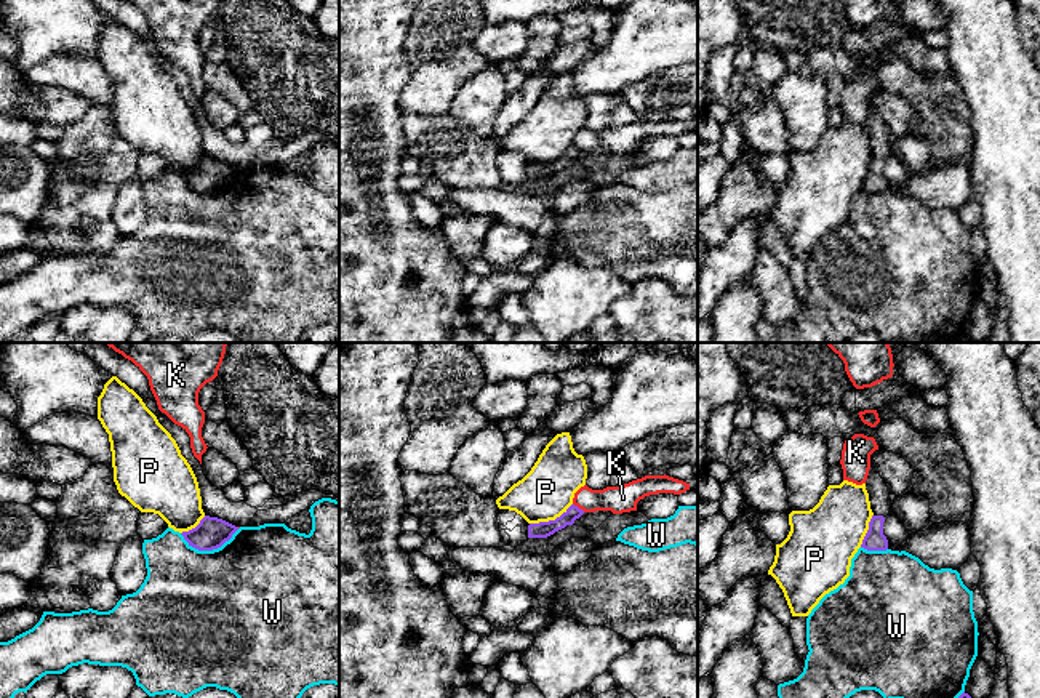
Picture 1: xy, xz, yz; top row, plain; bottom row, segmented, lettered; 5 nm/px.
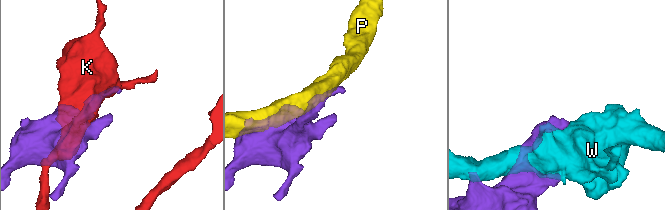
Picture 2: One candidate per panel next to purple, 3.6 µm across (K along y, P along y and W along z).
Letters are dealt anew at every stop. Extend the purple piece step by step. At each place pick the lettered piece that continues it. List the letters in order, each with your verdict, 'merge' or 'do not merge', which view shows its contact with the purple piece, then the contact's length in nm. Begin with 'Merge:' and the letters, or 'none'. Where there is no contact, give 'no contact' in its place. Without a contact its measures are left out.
Merge: none
K: do not merge | xz | 80 nm
P: do not merge | xz | 240 nm
W: do not merge | xy | 300 nm

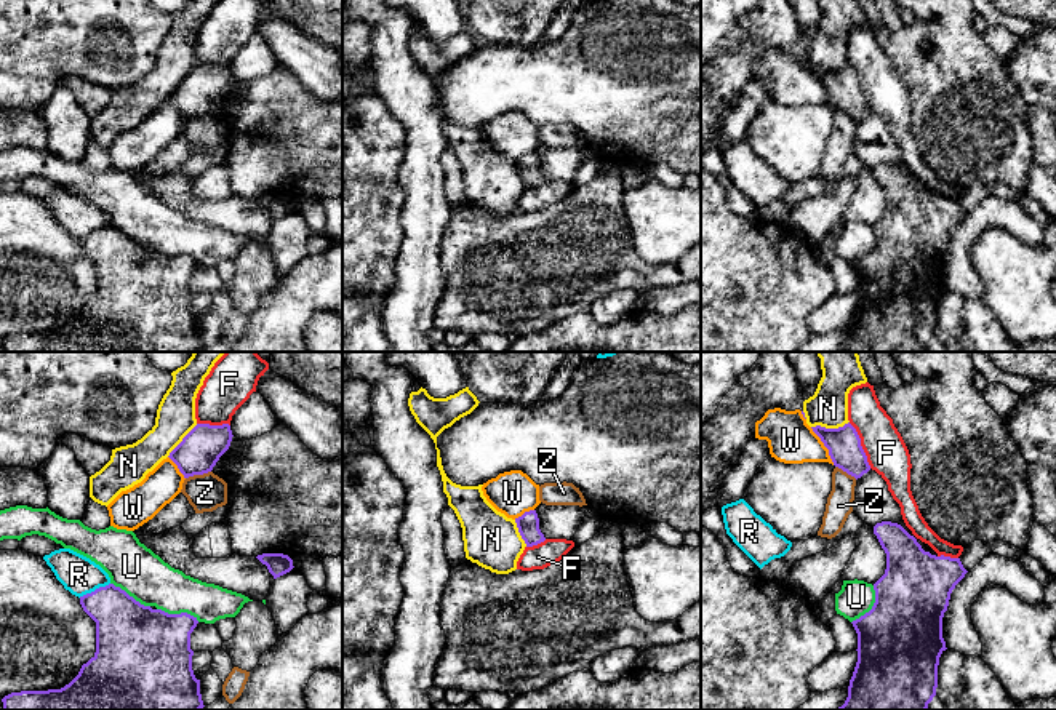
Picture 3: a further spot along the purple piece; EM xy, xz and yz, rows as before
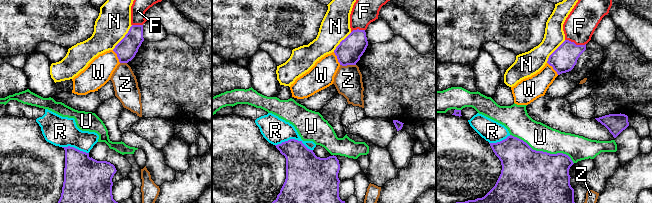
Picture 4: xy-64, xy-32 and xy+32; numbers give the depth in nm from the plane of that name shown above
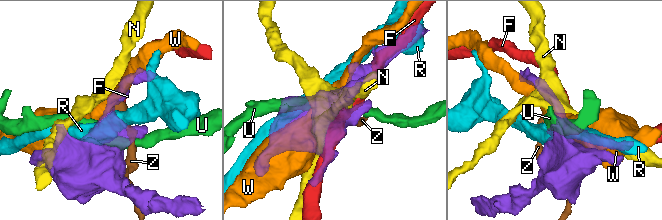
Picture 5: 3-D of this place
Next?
Merge: none
F: do not merge | yz | 260 nm
N: do not merge | yz | 190 nm
R: do not merge | xy | 180 nm
U: do not merge | xy | 220 nm
W: do not merge | yz | 220 nm
Z: do not merge | xy | 130 nm

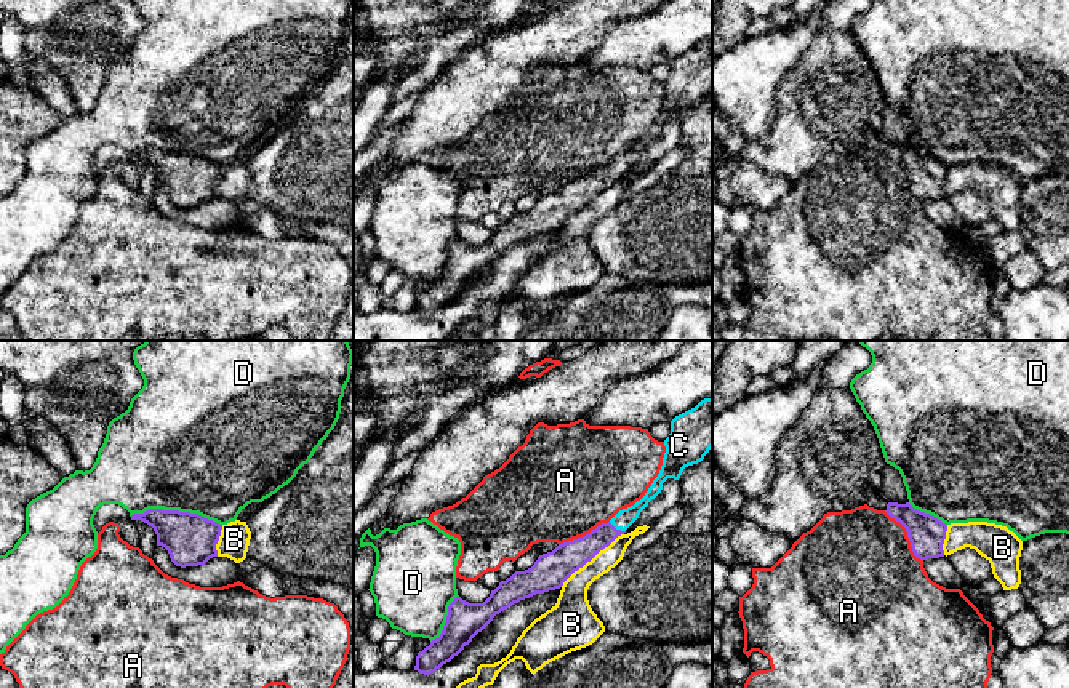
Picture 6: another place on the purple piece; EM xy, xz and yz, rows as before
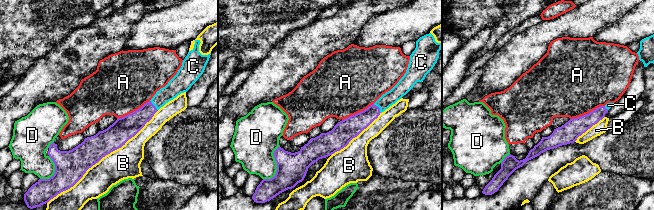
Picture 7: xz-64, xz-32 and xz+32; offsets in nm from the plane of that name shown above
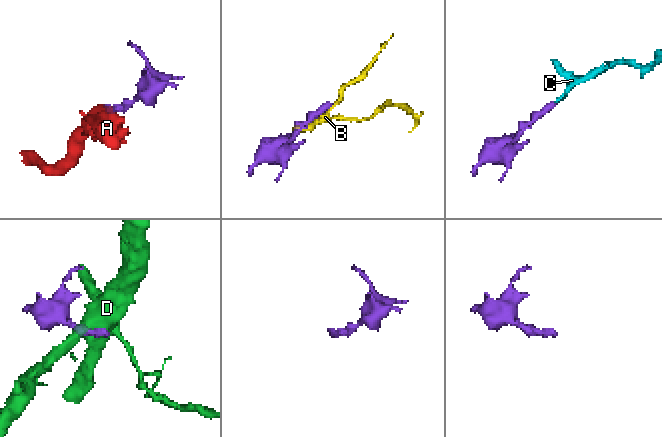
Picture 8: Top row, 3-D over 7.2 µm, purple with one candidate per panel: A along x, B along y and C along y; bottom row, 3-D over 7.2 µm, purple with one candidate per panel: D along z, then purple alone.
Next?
Merge: C
A: do not merge | yz | 320 nm
B: do not merge | xz | 420 nm
C: merge | xz | 100 nm
D: do not merge | xy | 460 nm

